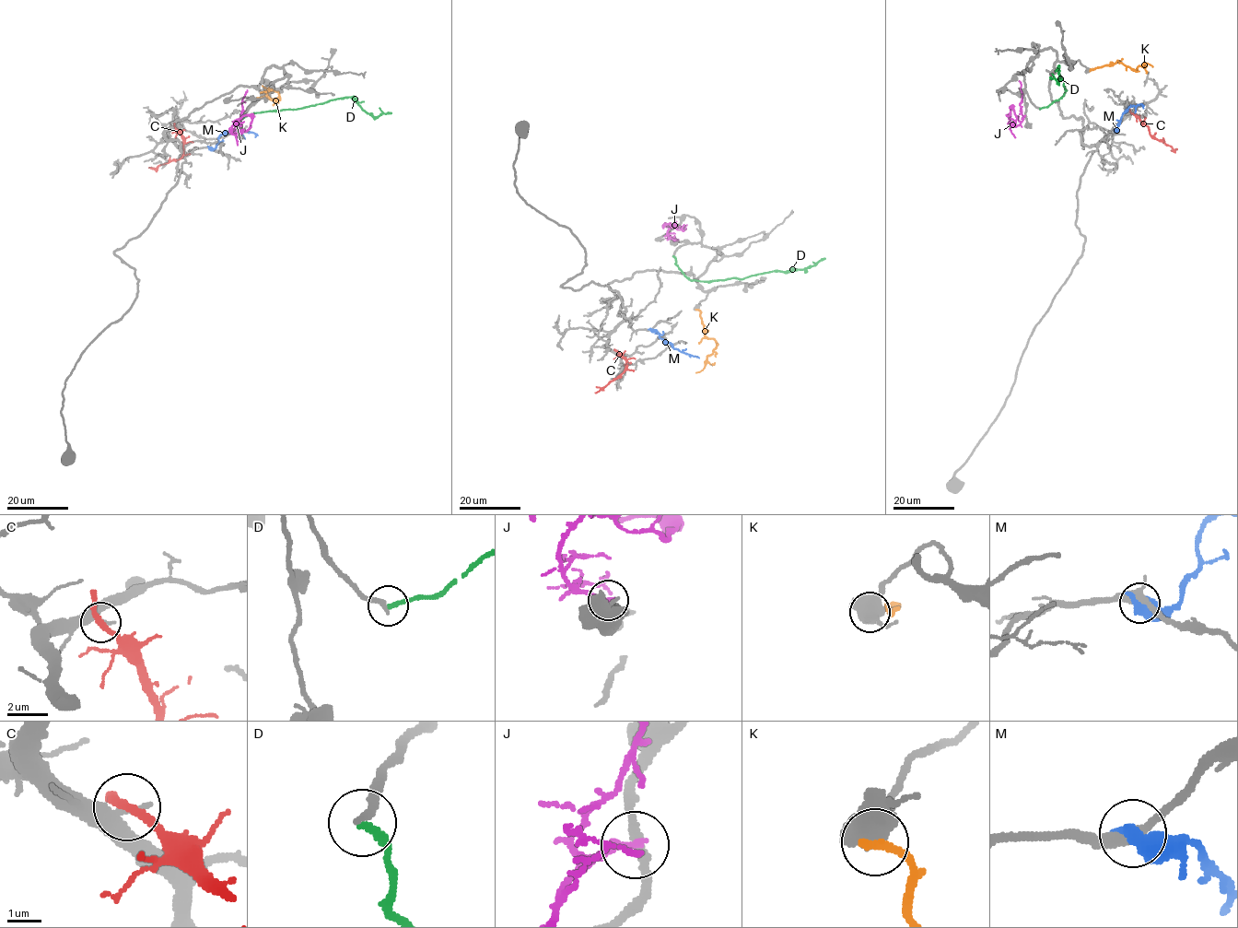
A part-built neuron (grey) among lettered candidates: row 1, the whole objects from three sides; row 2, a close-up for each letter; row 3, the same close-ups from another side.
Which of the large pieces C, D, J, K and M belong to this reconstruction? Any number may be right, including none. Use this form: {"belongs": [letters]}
{"belongs": []}

